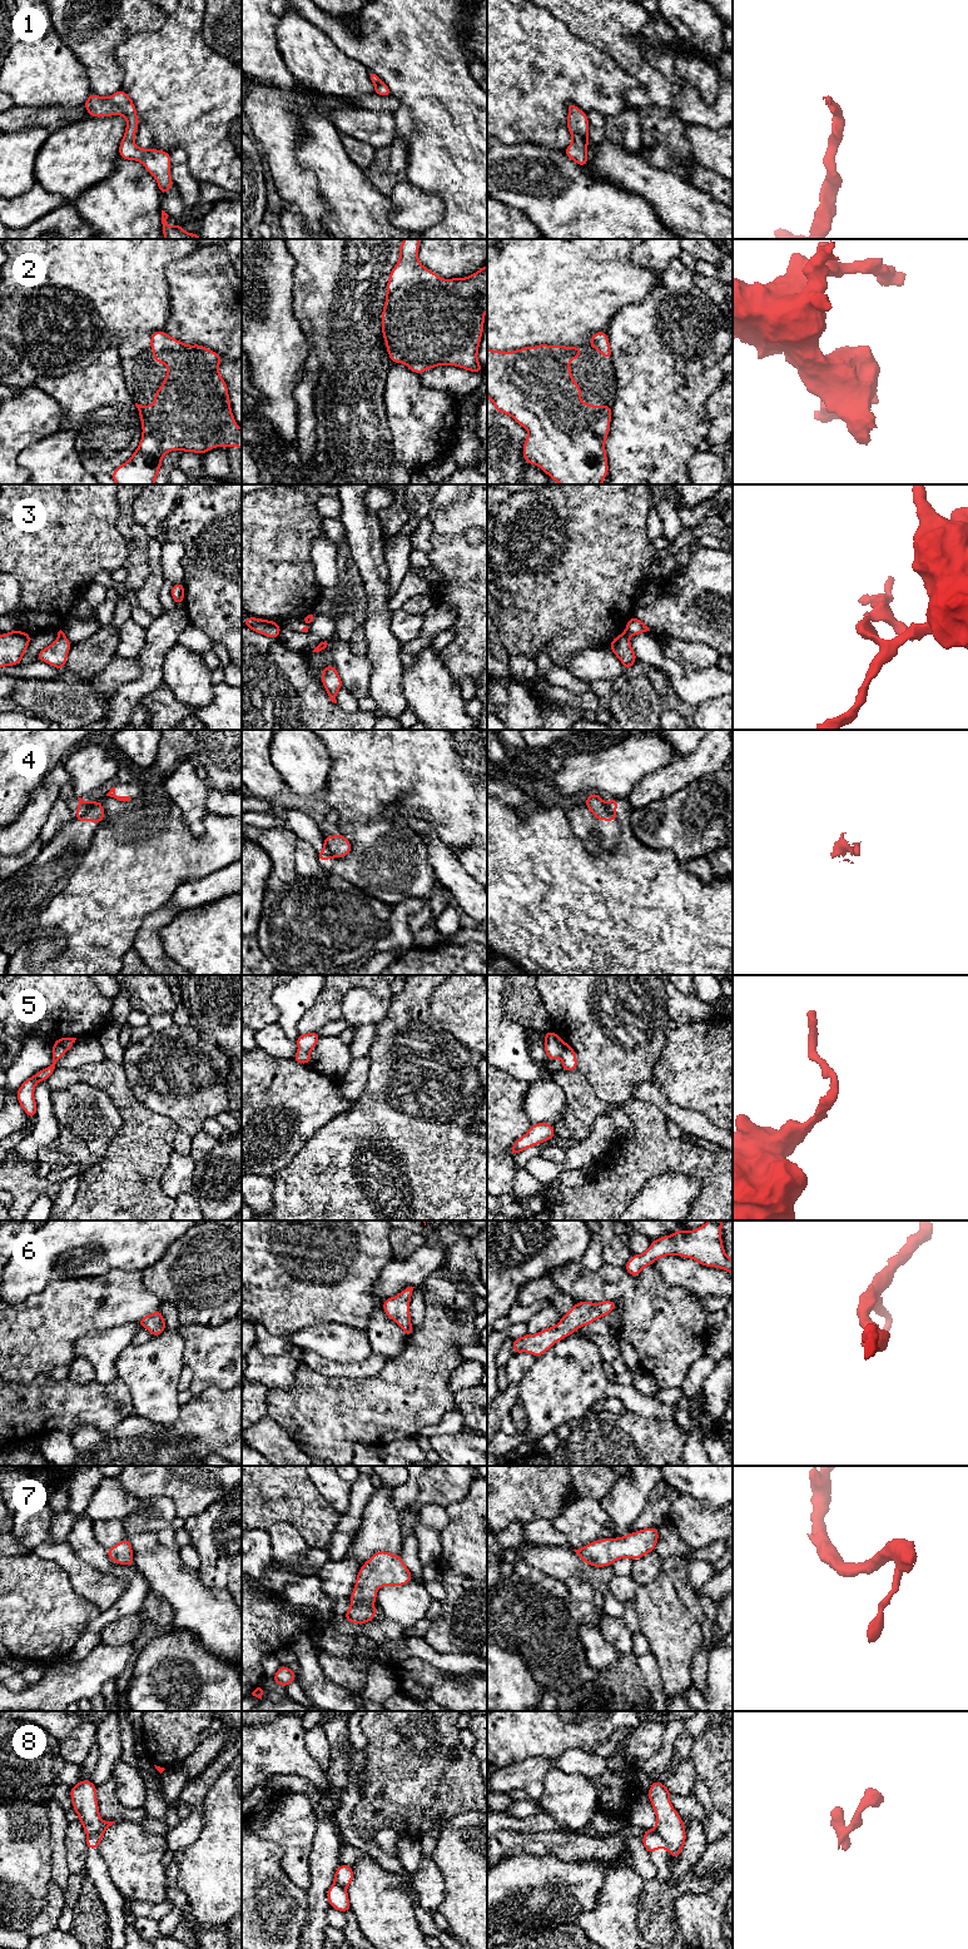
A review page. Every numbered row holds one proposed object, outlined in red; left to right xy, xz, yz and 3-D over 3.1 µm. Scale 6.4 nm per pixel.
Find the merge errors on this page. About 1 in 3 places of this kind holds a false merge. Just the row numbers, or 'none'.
3, 4, 8

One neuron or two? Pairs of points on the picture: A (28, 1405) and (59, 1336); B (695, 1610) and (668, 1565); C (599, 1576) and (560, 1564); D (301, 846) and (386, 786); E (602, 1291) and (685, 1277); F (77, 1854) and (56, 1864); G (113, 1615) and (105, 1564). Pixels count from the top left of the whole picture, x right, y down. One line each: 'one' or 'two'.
A: two
B: one
C: one
D: two
E: two
F: two
G: one

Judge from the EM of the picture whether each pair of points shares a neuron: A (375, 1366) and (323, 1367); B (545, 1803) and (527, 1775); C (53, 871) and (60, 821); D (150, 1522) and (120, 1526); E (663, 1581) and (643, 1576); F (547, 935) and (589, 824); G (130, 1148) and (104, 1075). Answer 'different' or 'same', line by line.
A: same
B: different
C: different
D: same
E: different
F: different
G: same

